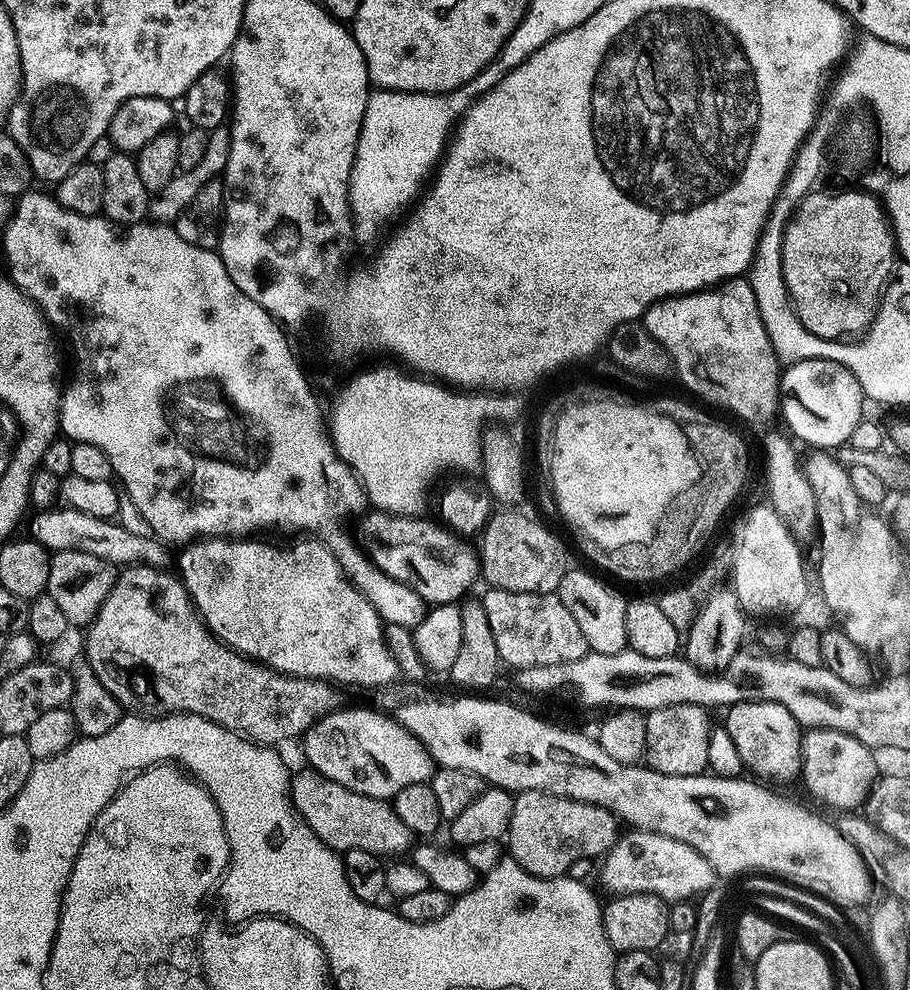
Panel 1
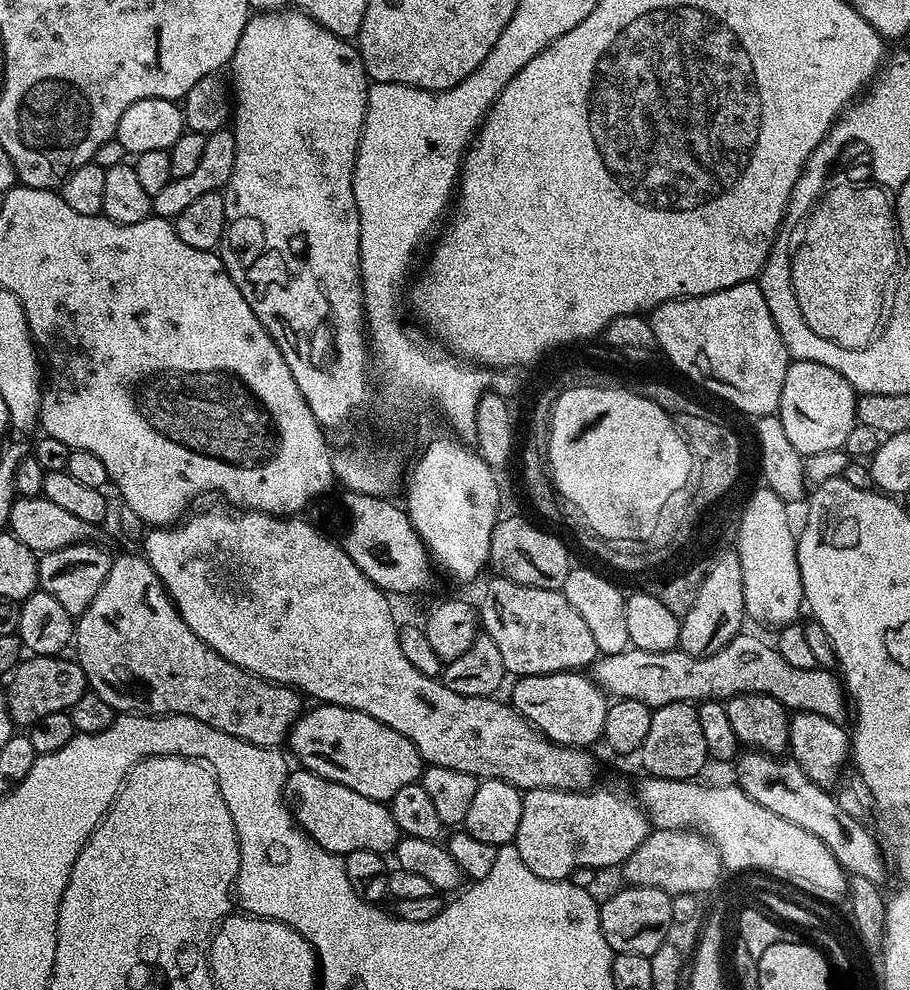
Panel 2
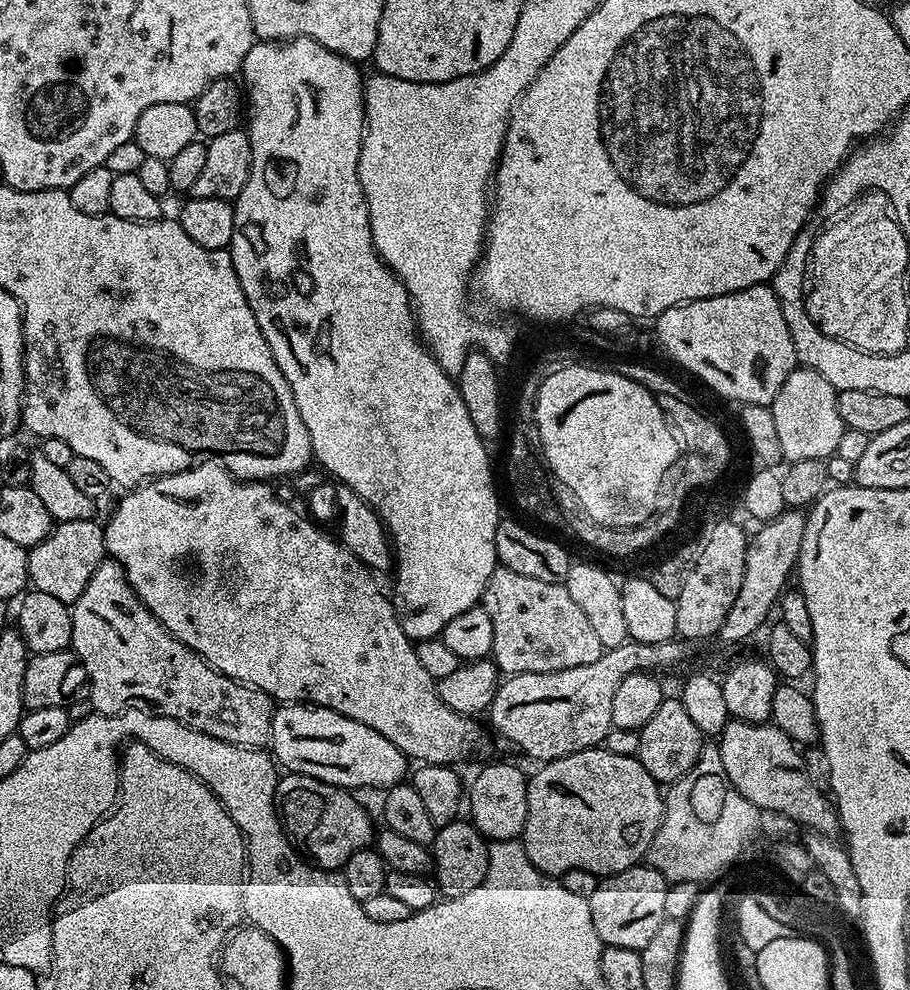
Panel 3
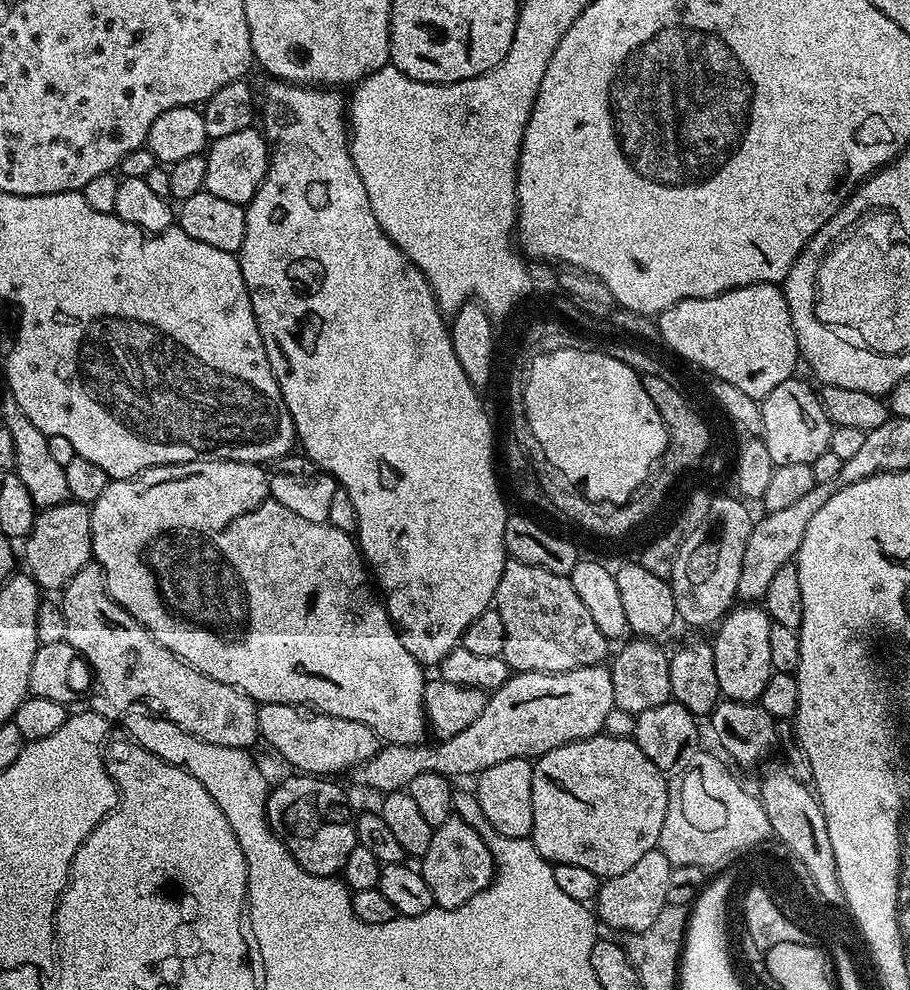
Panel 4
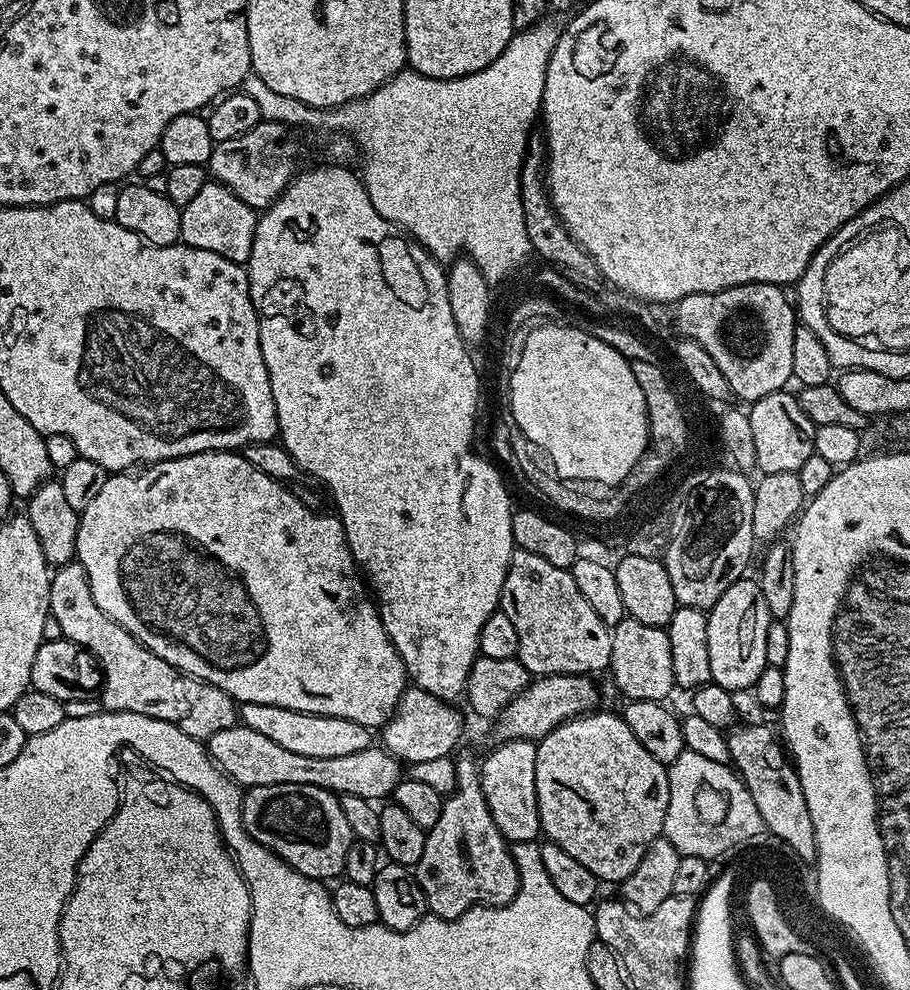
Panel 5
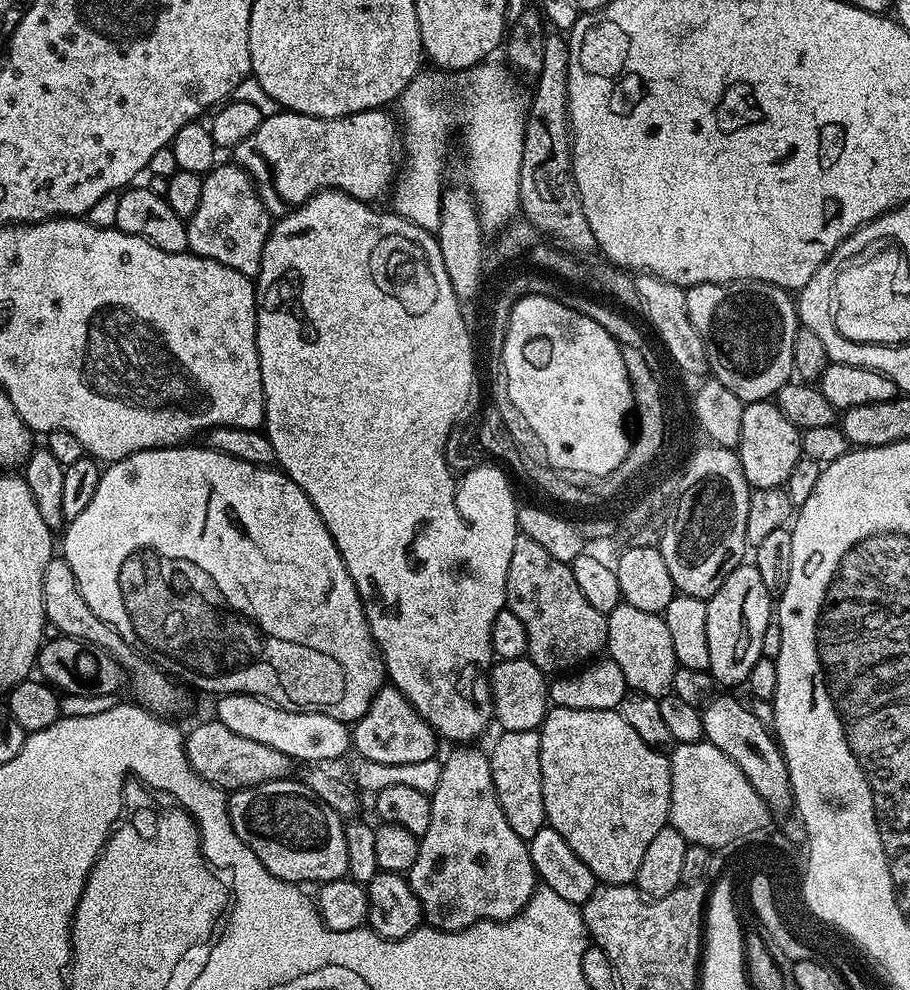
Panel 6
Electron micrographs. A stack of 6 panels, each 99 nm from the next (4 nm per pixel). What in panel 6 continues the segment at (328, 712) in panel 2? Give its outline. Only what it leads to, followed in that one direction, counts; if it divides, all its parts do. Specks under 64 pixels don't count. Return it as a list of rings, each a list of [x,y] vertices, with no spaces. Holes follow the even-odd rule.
[[[225,692],[217,700],[220,701],[216,704],[214,716],[222,722],[222,726],[234,730],[234,734],[242,734],[242,738],[262,742],[262,746],[271,746],[294,762],[328,762],[324,760],[340,759],[343,761],[352,748],[349,725],[338,718],[330,718],[330,714],[292,712],[289,708],[279,708],[277,704],[261,700],[248,692]]]

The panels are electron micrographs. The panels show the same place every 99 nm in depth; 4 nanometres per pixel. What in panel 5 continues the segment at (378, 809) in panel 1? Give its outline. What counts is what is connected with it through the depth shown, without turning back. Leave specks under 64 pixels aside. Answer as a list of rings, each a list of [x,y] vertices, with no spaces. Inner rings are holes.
[[[254,786],[243,793],[240,817],[254,842],[285,860],[298,874],[329,882],[343,873],[346,850],[350,850],[354,837],[337,793],[318,786]]]

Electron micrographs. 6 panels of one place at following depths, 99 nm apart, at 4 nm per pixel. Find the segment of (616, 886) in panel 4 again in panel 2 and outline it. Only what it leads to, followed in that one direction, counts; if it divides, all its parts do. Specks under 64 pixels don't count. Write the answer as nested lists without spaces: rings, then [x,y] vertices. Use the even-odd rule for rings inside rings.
[[[641,884],[623,886],[613,896],[608,896],[600,904],[600,925],[606,942],[613,953],[642,954],[651,958],[666,942],[672,919],[670,906],[672,896],[660,888],[651,888]]]

